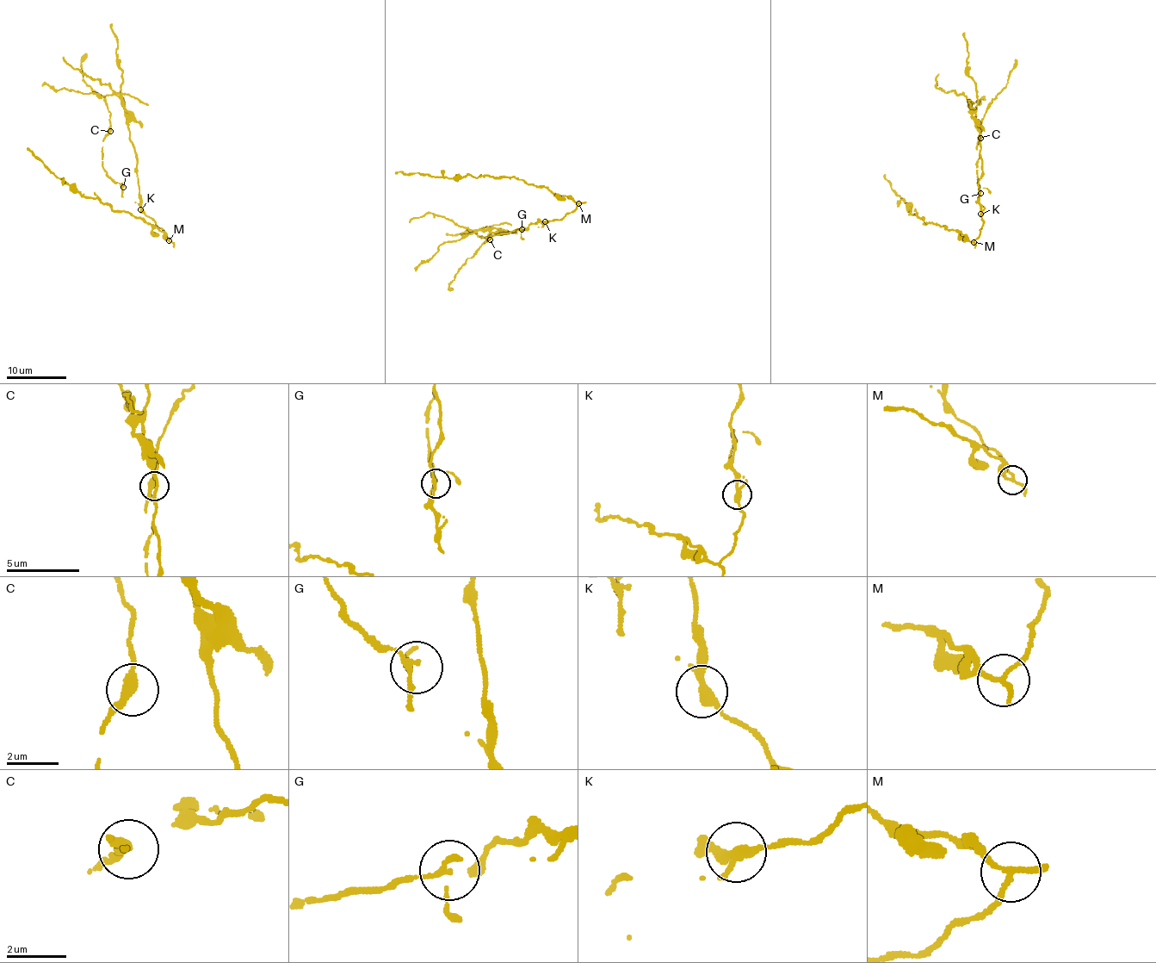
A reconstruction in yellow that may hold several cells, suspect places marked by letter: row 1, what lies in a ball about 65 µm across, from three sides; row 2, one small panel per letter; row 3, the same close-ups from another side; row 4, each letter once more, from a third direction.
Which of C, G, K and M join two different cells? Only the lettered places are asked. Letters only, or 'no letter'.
K, M

